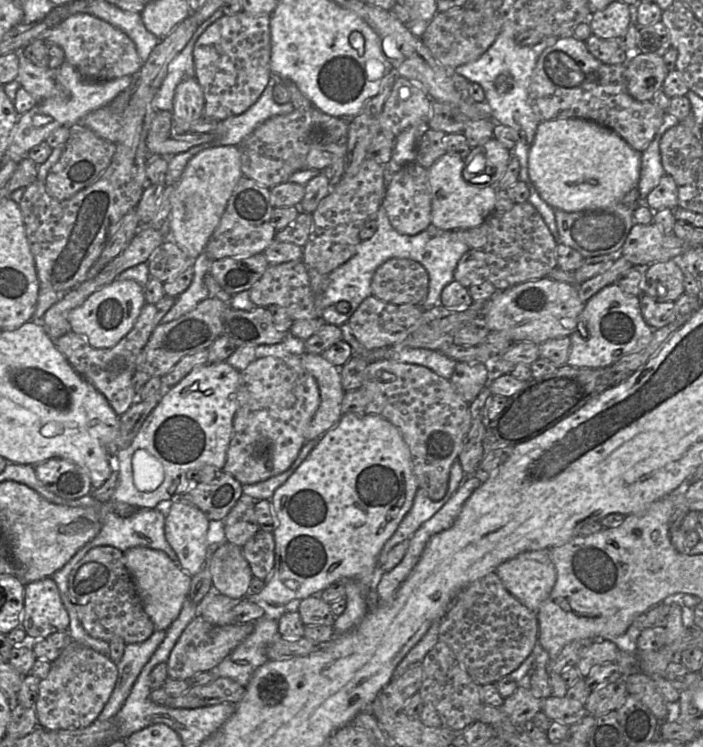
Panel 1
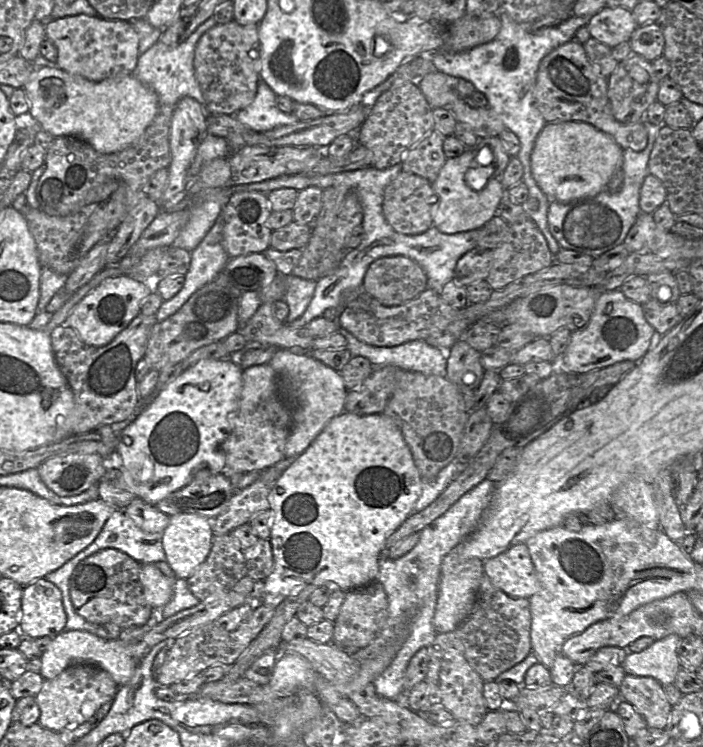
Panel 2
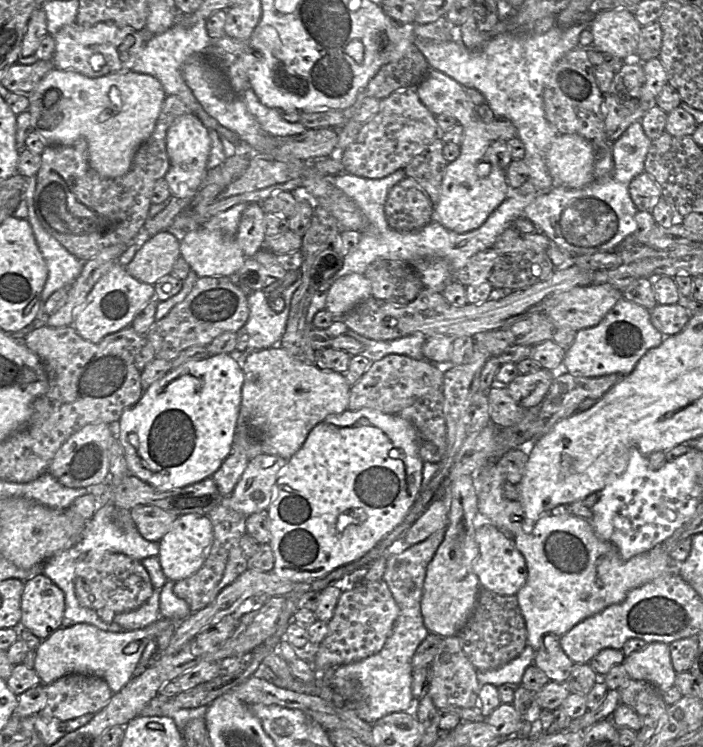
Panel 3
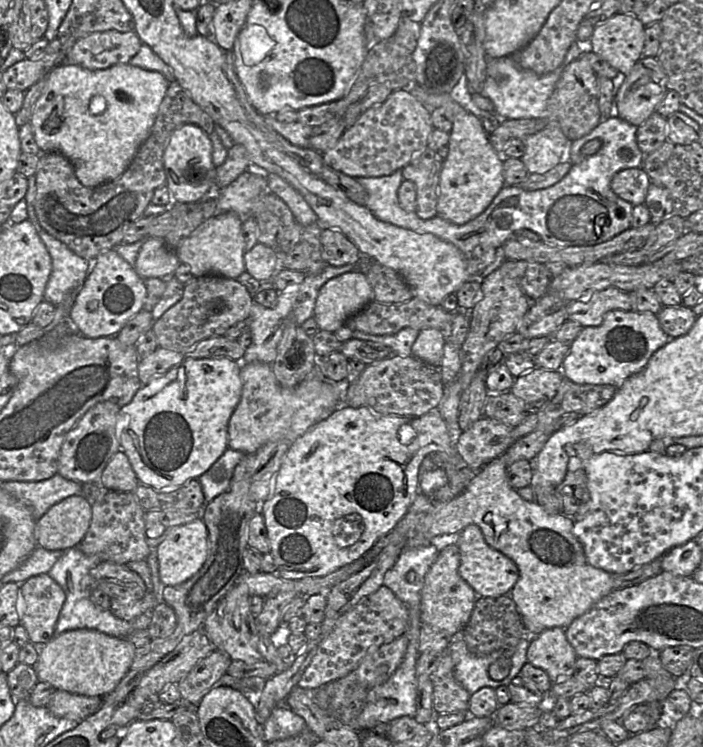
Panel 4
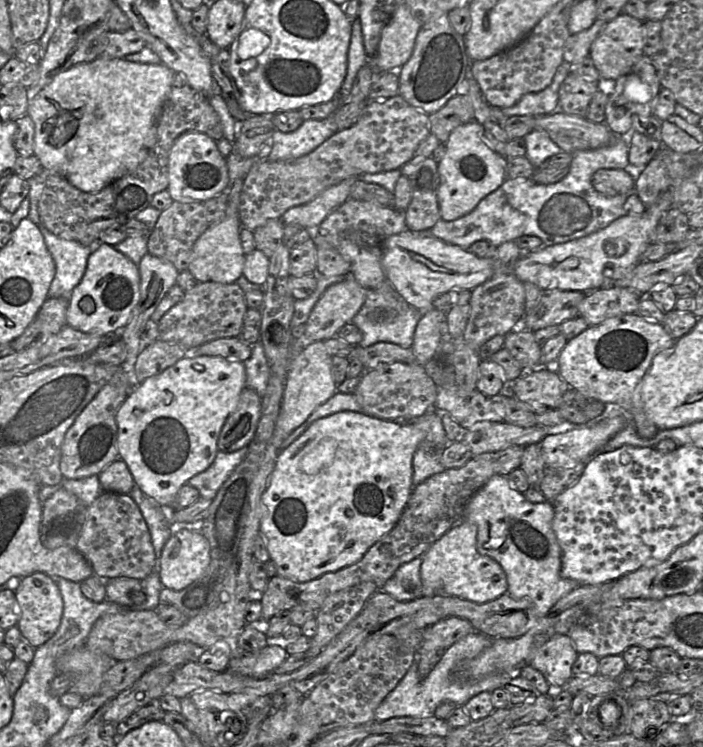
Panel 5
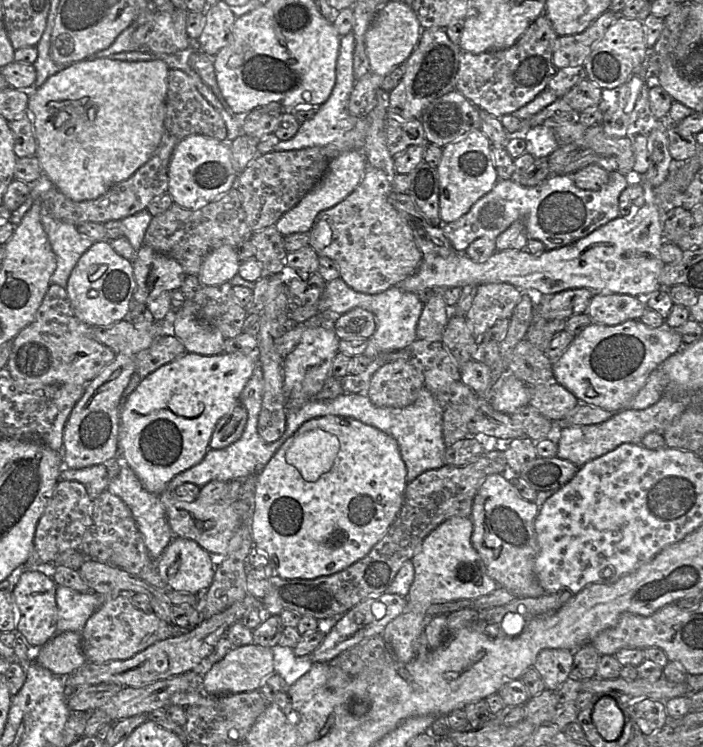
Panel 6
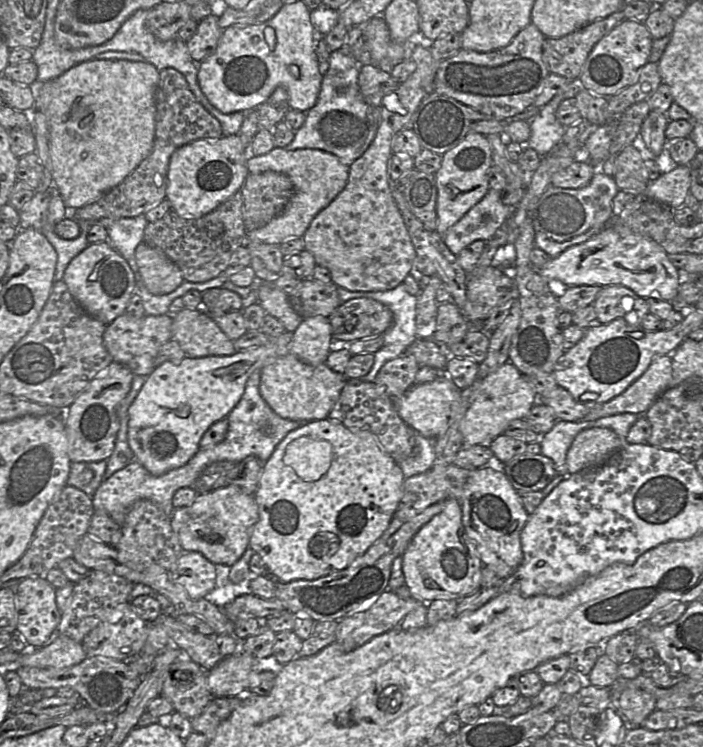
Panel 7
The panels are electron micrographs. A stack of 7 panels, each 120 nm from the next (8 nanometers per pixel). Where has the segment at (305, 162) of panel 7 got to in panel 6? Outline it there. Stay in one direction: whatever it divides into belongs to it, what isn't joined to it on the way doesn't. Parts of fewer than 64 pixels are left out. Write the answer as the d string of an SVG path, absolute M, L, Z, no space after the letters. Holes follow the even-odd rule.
M358 151L342 152L332 159L327 171L314 188L276 222L274 226L278 232L283 237L293 233L308 233L320 212L334 207L354 191L363 178L367 165L365 154Z

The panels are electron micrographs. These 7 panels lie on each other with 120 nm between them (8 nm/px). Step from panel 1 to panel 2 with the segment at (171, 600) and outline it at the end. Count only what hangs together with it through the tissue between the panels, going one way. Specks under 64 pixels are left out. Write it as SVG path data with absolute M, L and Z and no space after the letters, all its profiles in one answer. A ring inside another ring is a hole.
M154 563L142 564L140 581L148 603L155 609L162 609L173 596L174 582L165 576Z

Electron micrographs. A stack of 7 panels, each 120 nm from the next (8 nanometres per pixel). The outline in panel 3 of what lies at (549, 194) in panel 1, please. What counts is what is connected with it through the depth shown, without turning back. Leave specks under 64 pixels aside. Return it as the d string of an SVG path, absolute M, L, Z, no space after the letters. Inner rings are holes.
M557 134L546 154L554 186L583 188L593 182L595 151L591 141L578 134Z

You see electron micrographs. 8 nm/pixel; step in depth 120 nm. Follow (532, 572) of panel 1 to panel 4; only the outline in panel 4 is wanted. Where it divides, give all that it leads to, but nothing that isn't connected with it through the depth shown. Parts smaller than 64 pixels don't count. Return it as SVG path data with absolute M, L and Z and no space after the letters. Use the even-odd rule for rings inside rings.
M466 526L453 536L453 542L458 546L460 553L459 574L478 597L510 595L519 579L519 569L510 558L487 544L479 526Z

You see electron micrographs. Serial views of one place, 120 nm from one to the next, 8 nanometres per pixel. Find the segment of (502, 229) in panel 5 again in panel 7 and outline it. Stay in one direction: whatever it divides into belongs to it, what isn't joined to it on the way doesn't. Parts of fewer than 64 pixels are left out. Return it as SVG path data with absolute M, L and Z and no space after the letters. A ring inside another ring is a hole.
M597 169L588 185L578 189L549 186L533 211L535 247L555 258L567 248L583 243L603 229L612 217L612 201L619 188L612 176ZM489 189L476 205L446 231L445 244L458 256L472 242L486 242L512 215L514 208L501 202L500 191Z

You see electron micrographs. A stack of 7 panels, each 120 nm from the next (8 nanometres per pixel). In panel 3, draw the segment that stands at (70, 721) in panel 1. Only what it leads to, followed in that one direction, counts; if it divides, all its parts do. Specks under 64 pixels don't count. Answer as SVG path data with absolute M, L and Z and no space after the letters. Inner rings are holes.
M70 673L45 686L47 702L39 715L47 720L67 721L96 714L111 699L108 683L97 676Z

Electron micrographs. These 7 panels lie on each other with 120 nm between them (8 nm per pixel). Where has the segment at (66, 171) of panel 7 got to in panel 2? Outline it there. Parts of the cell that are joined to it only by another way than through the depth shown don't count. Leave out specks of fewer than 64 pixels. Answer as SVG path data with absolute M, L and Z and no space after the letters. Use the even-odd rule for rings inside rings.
M51 65L37 67L22 89L30 104L28 117L40 129L54 138L80 138L103 154L122 151L135 143L160 107L157 94L132 74L95 82Z

